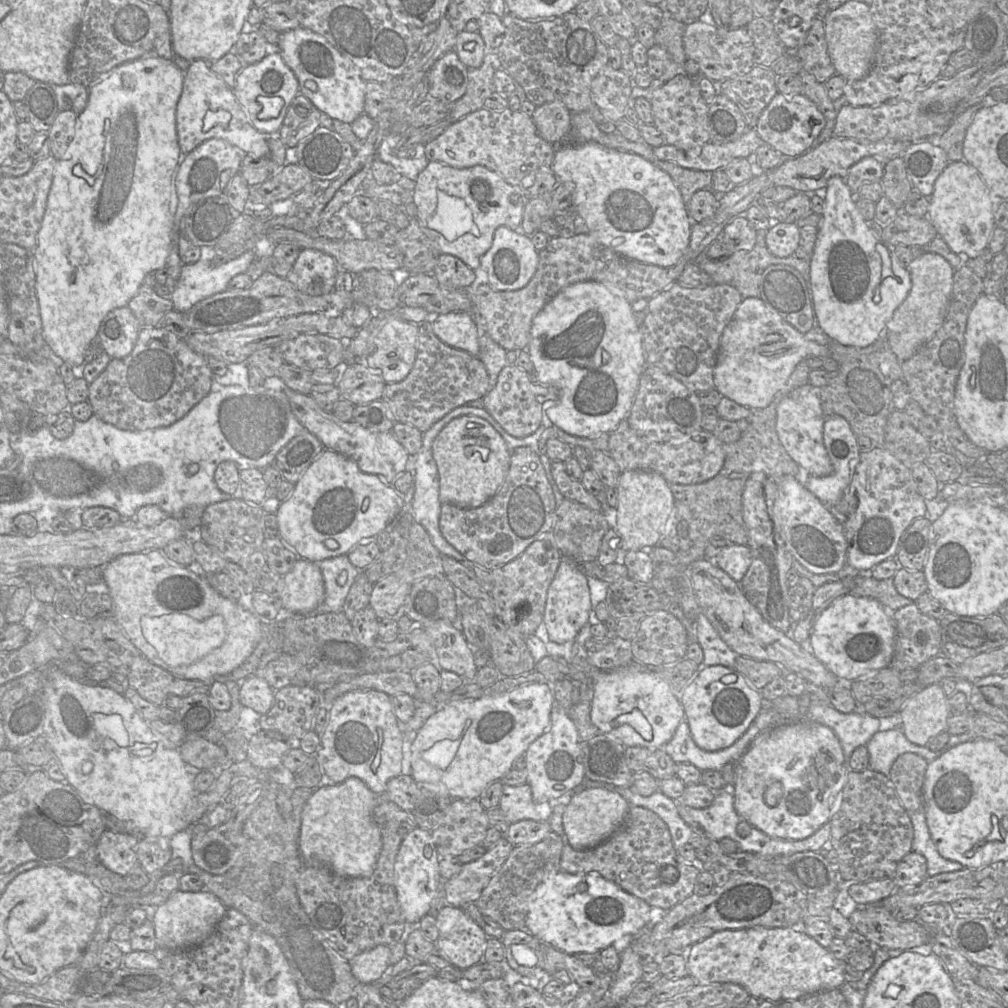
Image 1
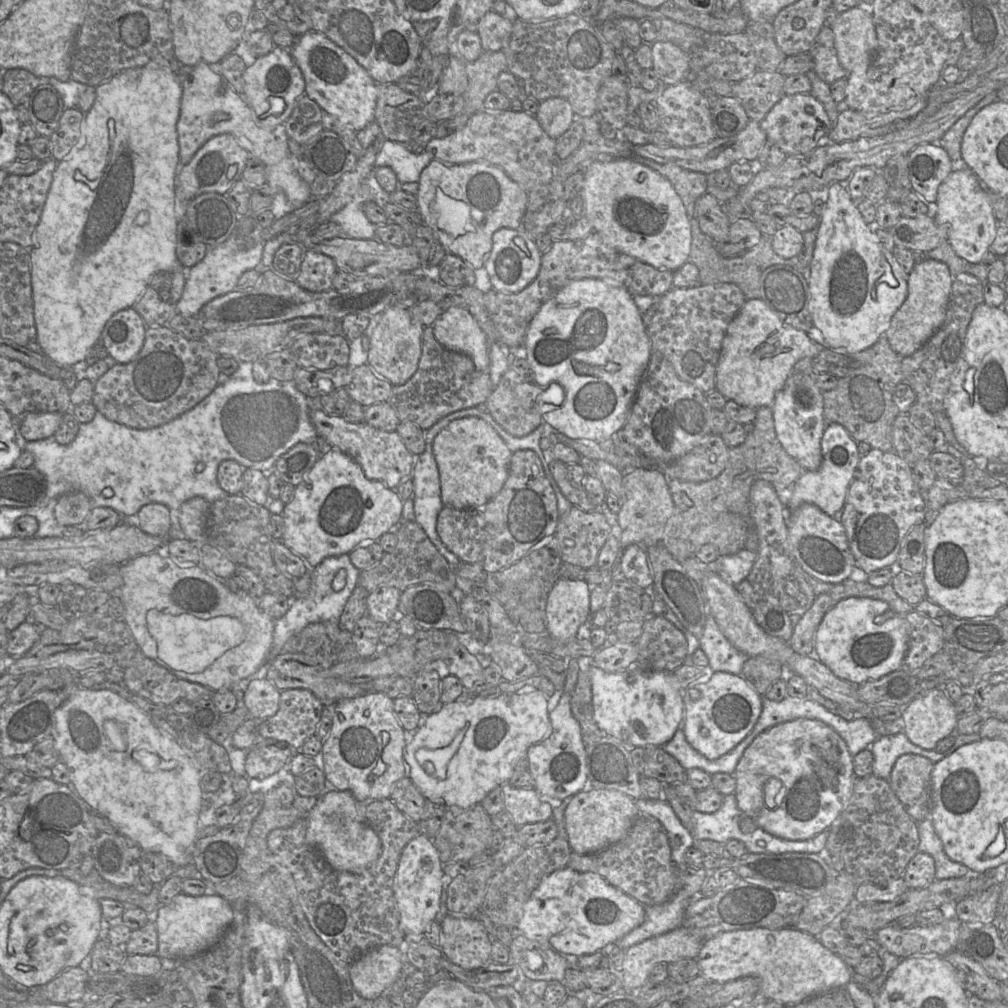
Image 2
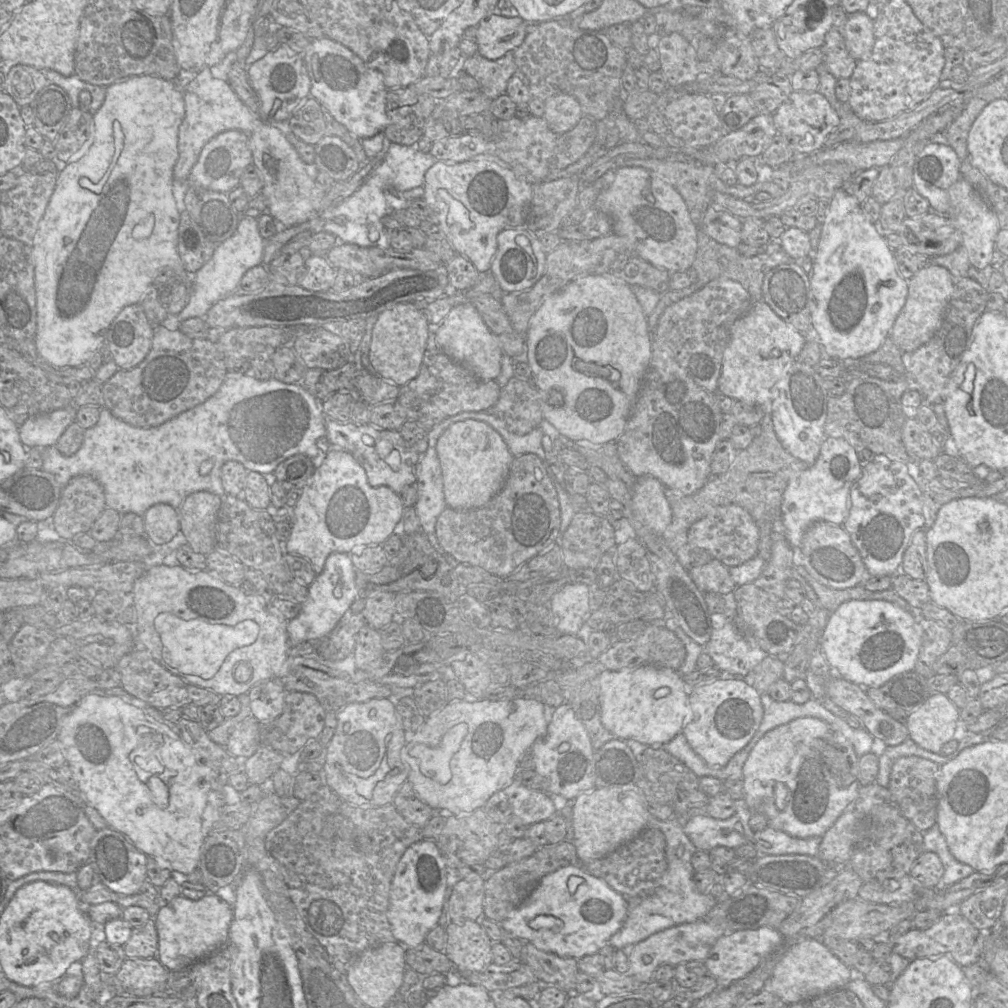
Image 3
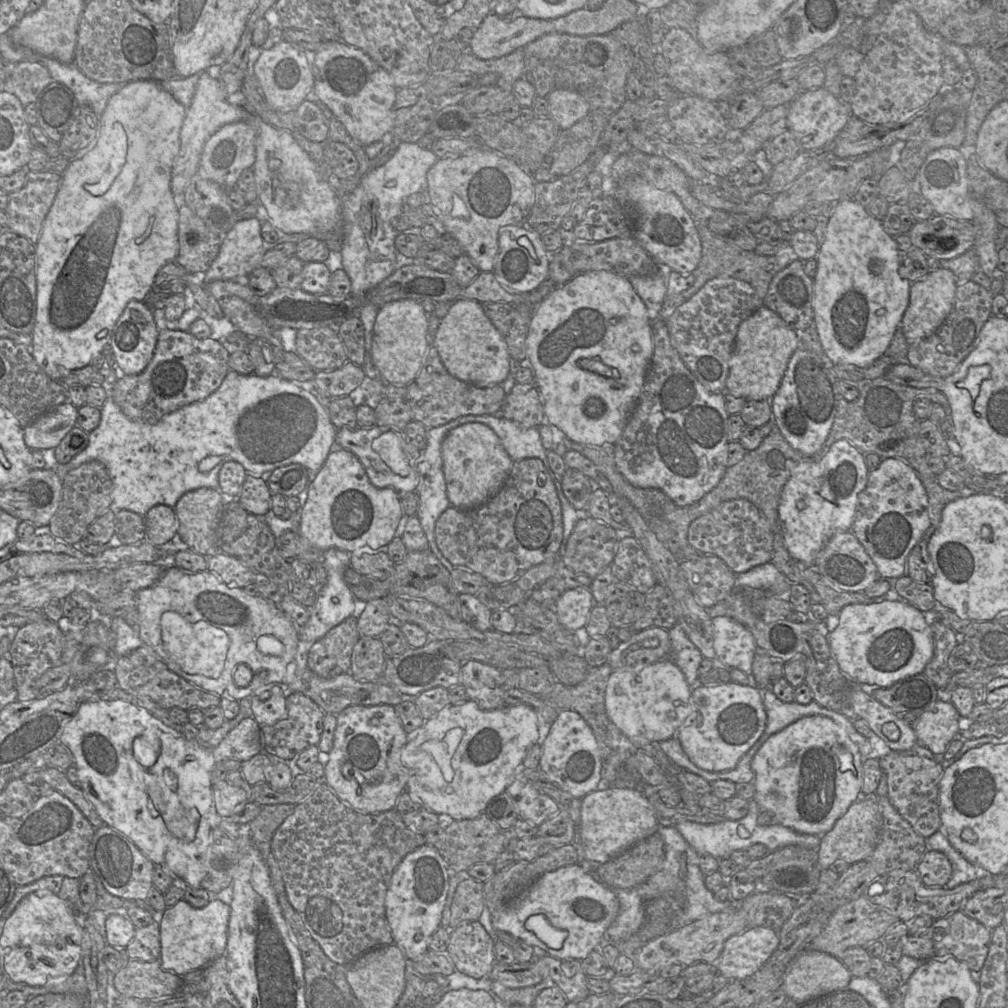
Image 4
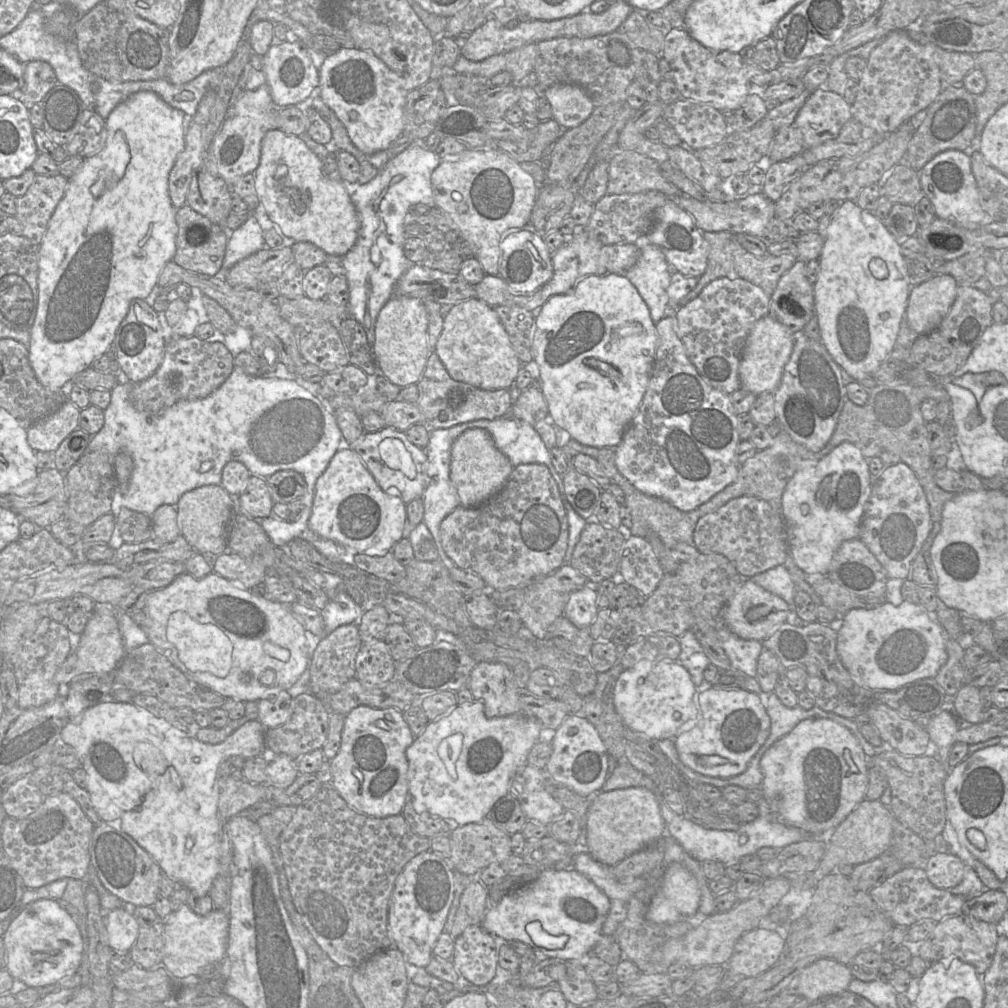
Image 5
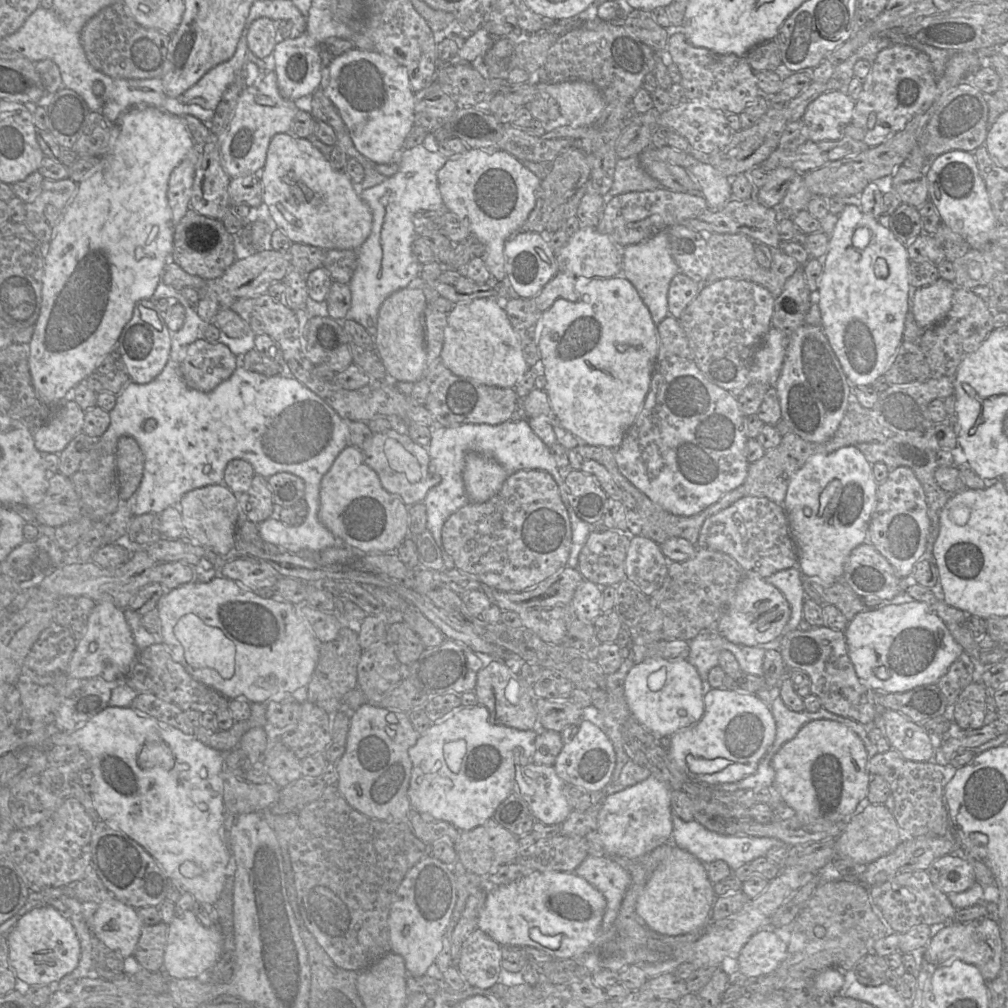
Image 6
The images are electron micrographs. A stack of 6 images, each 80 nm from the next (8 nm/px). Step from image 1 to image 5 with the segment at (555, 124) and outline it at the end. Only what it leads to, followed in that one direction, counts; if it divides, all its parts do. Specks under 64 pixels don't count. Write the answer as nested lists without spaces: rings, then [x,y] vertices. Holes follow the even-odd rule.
[[[556,84],[539,91],[551,105],[552,119],[563,129],[579,126],[594,109],[586,91],[575,84]]]

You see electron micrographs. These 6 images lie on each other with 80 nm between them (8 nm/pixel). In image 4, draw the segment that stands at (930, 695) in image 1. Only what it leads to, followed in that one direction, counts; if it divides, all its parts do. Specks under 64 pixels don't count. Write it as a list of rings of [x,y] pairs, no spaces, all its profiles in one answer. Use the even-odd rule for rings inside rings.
[[[938,699],[931,709],[918,716],[913,725],[918,743],[936,755],[943,755],[953,739],[960,739],[957,738],[959,718],[950,701]]]

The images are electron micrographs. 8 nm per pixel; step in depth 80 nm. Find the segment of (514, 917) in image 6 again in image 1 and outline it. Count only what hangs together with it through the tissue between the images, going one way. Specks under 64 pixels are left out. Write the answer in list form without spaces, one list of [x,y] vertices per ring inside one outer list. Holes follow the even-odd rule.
[[[557,871],[555,873],[550,873],[549,875],[547,875],[531,895],[529,899],[528,914],[526,917],[526,928],[534,937],[539,939],[543,943],[549,944],[567,954],[577,955],[579,953],[600,953],[607,947],[613,946],[615,942],[621,940],[626,935],[638,935],[642,931],[642,929],[649,923],[650,911],[651,906],[646,901],[626,892],[616,883],[605,879],[597,872],[593,871],[588,873],[581,872],[577,874],[570,874],[563,871]],[[580,882],[585,882],[587,884],[587,889],[583,893],[578,892],[577,886]]]

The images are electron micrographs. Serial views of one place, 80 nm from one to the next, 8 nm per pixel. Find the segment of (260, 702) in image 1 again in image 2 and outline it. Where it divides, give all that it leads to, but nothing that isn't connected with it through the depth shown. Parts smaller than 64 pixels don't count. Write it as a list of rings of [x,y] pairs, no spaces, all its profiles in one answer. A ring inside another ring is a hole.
[[[266,678],[249,682],[244,703],[250,717],[260,721],[273,716],[279,707],[280,691]]]

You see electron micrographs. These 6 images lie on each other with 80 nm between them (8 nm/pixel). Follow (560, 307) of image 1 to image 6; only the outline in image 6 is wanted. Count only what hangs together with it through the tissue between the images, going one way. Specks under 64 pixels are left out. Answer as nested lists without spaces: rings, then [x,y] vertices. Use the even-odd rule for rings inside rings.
[[[617,275],[607,279],[591,279],[589,283],[580,290],[579,299],[575,302],[563,298],[557,299],[548,310],[542,312],[538,348],[541,355],[540,361],[543,362],[545,367],[544,376],[547,381],[544,391],[549,398],[551,414],[554,419],[556,419],[561,427],[572,433],[577,439],[581,439],[587,445],[607,447],[610,449],[618,448],[626,432],[634,424],[642,409],[644,400],[649,391],[659,351],[657,326],[635,287],[623,275]]]

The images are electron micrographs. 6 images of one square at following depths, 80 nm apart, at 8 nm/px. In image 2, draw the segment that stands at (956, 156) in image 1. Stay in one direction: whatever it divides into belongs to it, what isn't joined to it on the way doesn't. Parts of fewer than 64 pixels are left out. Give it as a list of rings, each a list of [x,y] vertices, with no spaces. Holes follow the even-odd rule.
[[[992,91],[987,94],[976,105],[974,105],[963,116],[961,116],[938,141],[938,143],[946,150],[953,163],[954,169],[961,169],[964,166],[961,155],[961,143],[964,133],[971,120],[982,108],[990,105],[996,100],[996,91]]]

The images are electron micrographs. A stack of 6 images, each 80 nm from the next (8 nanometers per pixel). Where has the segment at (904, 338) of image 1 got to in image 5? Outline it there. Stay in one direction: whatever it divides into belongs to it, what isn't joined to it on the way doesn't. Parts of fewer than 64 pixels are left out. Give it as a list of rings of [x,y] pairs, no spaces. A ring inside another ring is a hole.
[[[934,275],[911,286],[905,312],[908,326],[918,335],[935,330],[948,314],[956,297],[957,283],[951,275]]]

